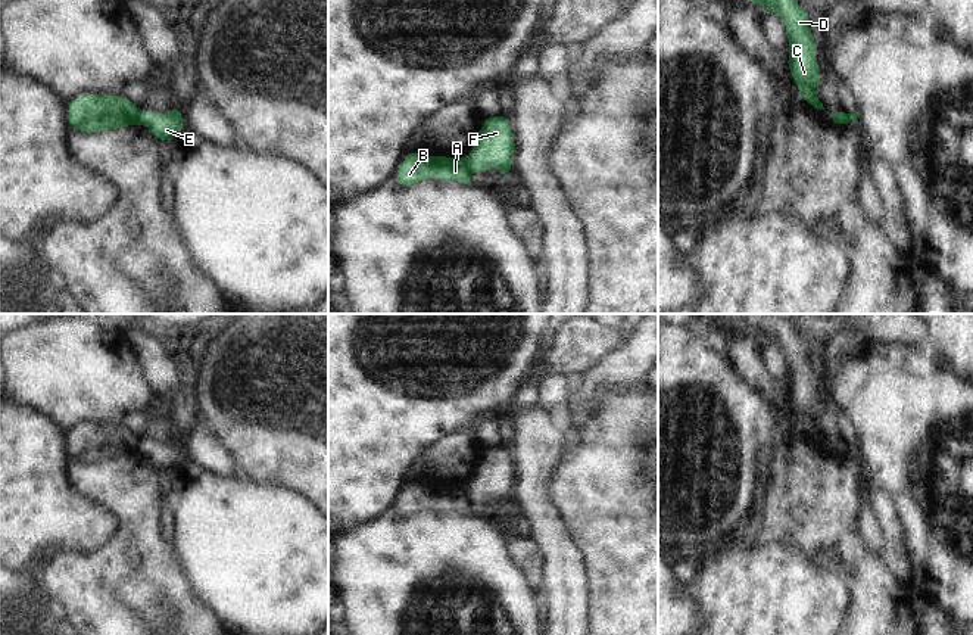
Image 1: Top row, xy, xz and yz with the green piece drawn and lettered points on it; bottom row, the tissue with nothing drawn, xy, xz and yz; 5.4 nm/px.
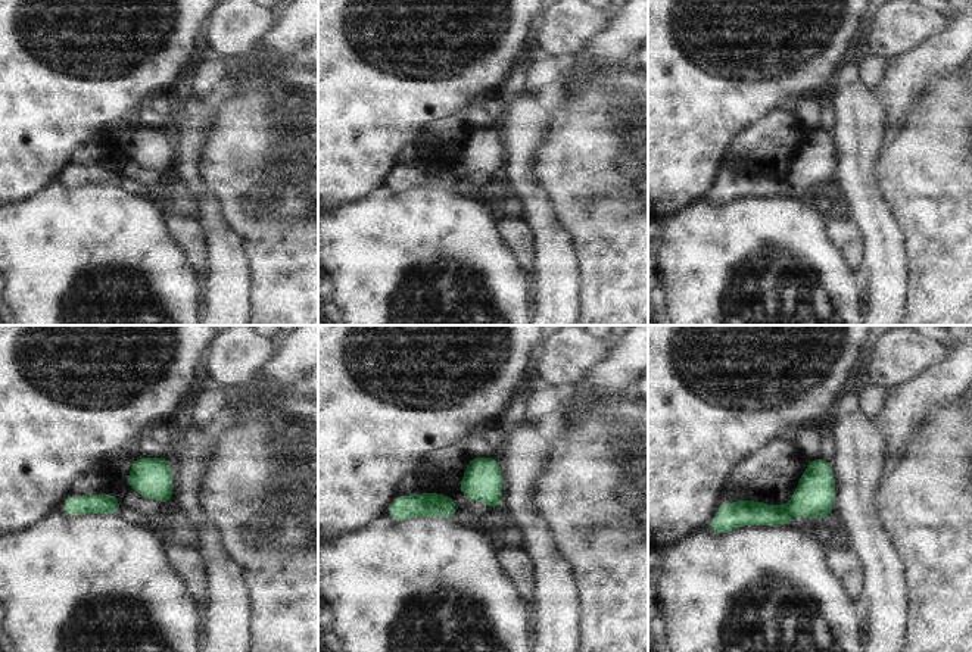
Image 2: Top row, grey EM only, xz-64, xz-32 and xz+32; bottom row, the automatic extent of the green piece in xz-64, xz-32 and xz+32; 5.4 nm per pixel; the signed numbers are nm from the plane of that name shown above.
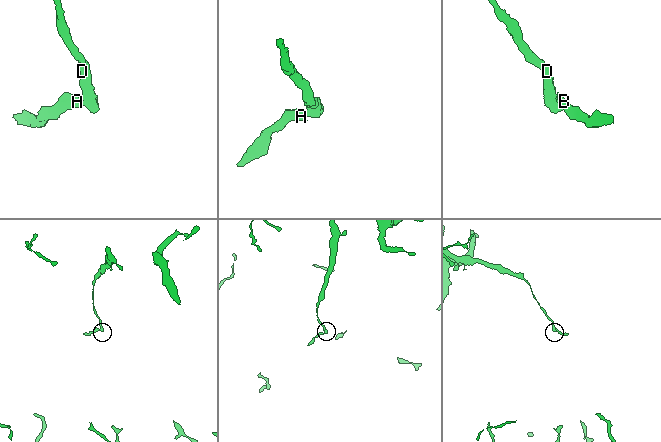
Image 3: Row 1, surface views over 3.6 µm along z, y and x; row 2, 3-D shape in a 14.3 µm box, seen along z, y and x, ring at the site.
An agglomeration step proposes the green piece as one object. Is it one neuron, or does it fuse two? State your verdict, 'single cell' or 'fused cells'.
fused cells

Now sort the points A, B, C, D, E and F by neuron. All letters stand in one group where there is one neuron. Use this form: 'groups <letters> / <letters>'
groups A B / C D E F

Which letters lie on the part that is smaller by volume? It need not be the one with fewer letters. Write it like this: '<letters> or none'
A, B

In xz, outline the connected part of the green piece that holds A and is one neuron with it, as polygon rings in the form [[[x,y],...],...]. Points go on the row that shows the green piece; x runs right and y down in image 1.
[[[408,152],[406,156],[394,175],[399,186],[414,186],[425,178],[456,180],[471,184],[467,158],[424,156],[420,152]]]

